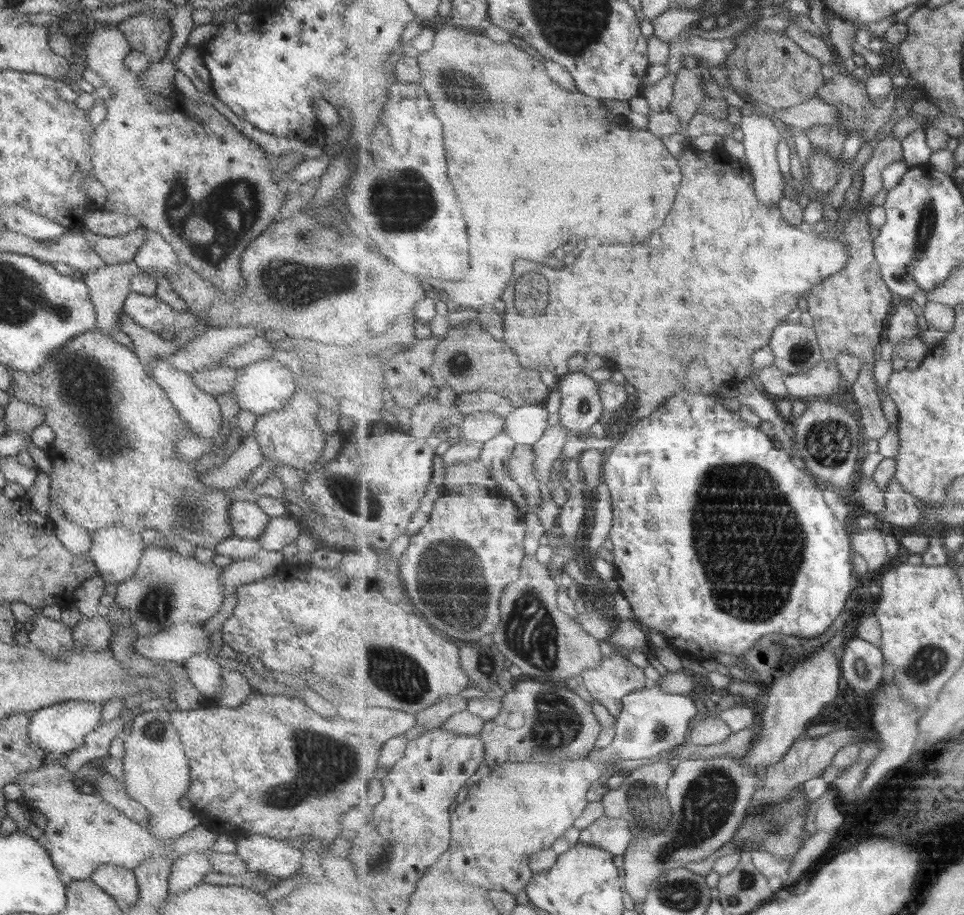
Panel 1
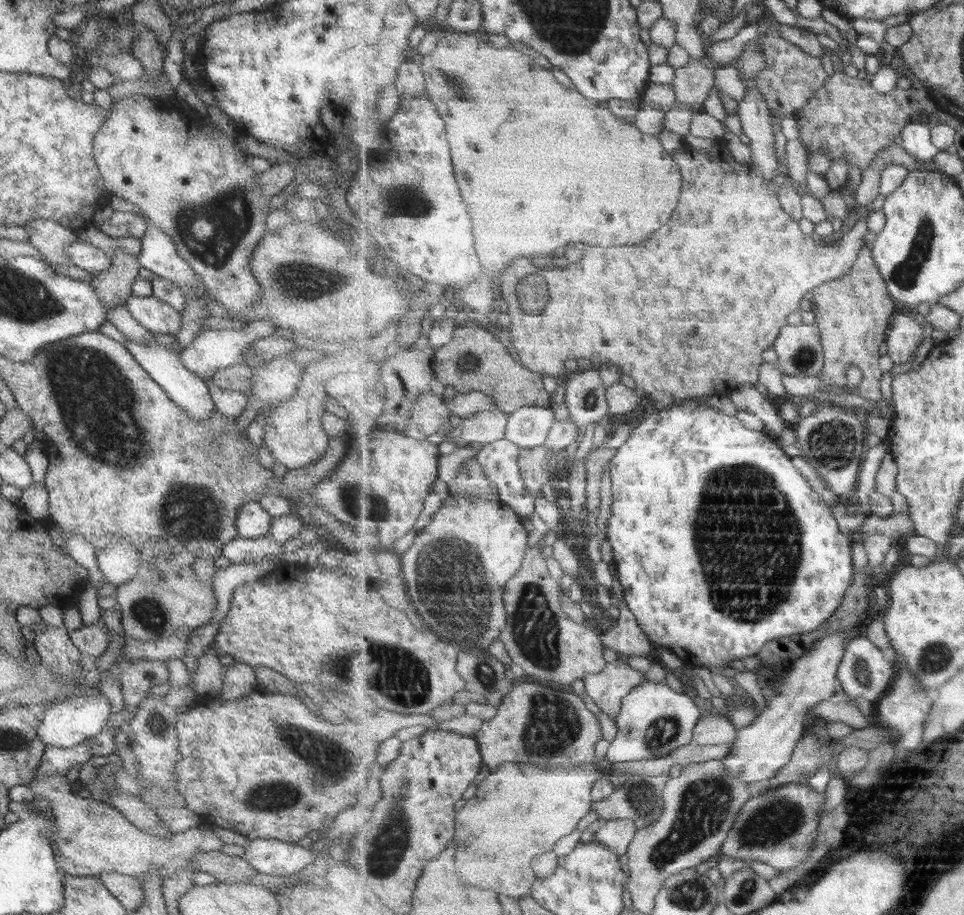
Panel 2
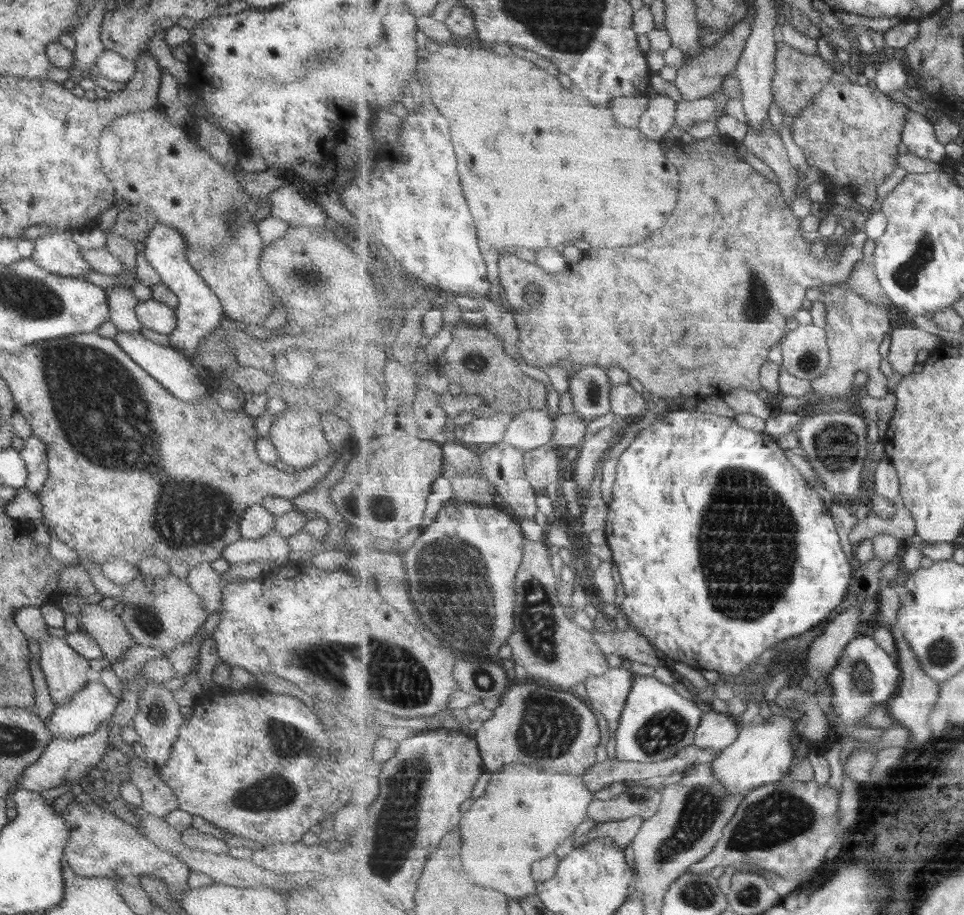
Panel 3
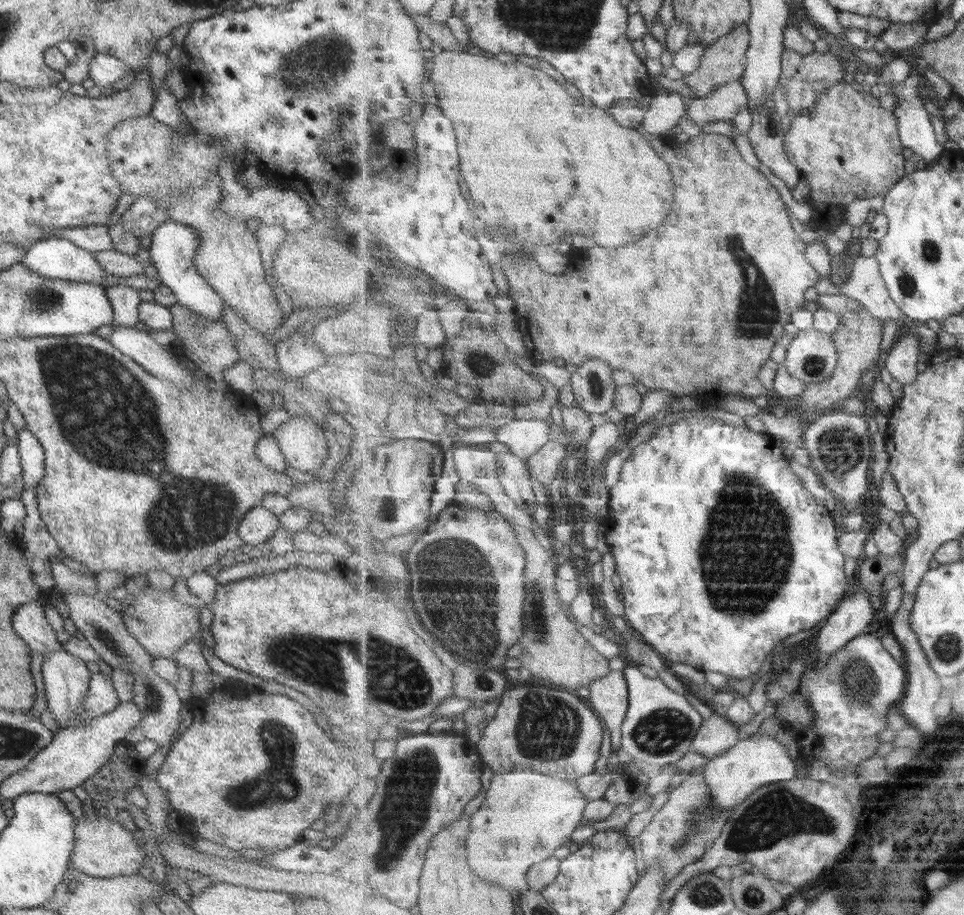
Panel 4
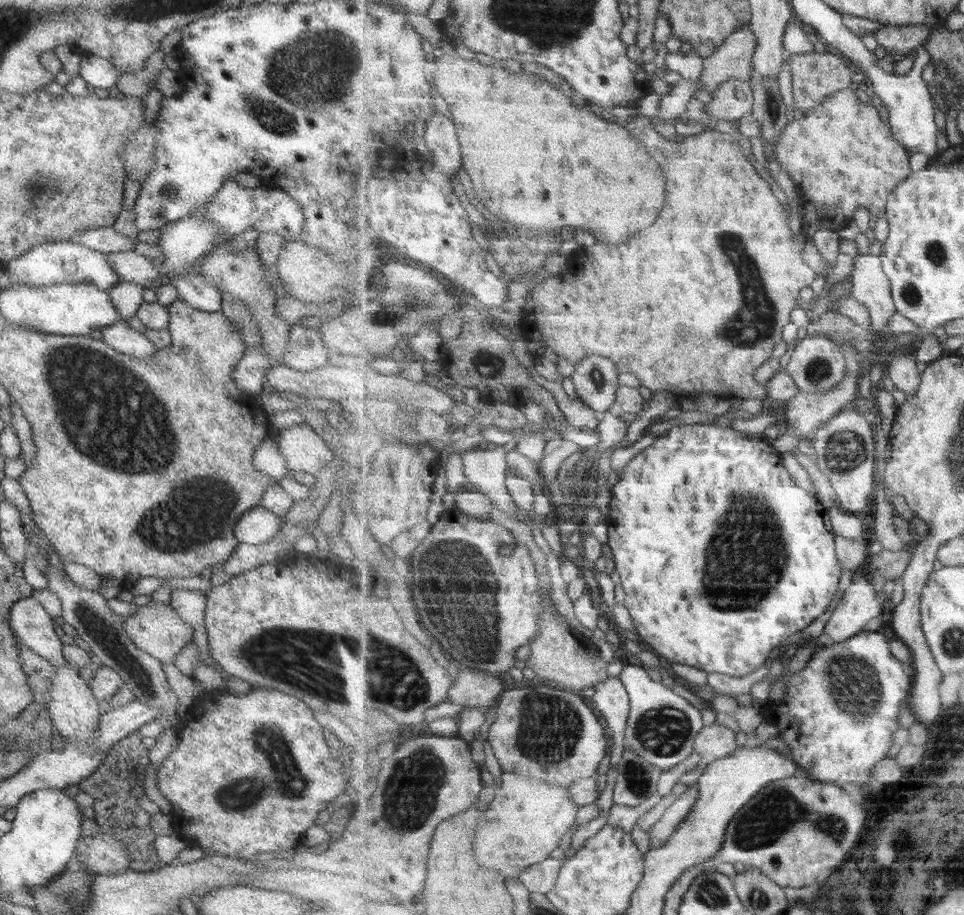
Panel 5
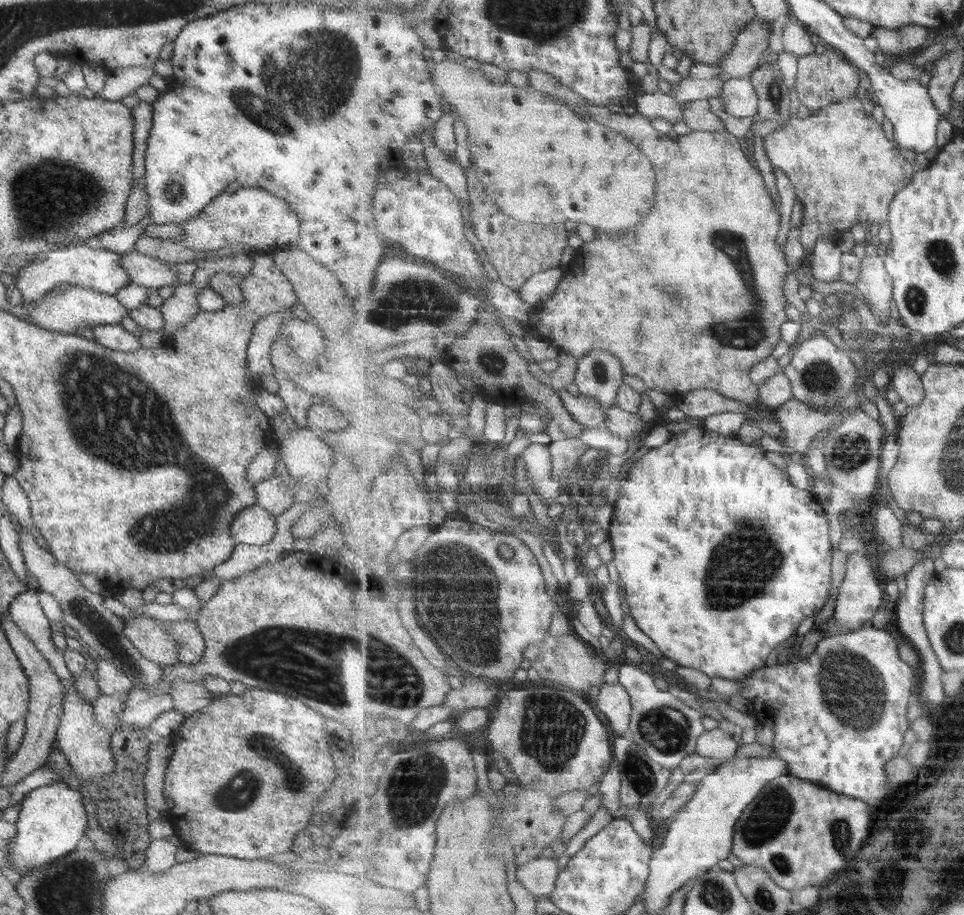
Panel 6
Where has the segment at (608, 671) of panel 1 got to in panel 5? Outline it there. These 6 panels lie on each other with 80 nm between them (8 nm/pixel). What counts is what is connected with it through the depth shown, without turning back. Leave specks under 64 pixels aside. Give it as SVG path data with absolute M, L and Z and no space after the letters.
M608 677L605 682L597 683L592 702L599 715L606 721L607 730L613 743L609 749L609 764L614 767L623 758L626 743L626 729L632 706L630 694L619 677Z

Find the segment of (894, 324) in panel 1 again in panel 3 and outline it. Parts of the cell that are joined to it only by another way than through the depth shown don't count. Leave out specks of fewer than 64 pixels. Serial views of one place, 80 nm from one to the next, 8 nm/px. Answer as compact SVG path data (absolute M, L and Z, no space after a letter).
M912 322L897 326L891 331L891 343L889 348L888 362L892 370L902 375L902 378L920 368L917 364L919 350L928 350L937 353L945 346L943 339L916 328Z

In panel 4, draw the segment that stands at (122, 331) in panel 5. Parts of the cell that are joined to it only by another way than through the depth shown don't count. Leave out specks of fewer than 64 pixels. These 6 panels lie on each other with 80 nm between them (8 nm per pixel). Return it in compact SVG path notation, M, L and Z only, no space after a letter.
M113 326L108 337L115 350L134 360L147 372L167 379L180 389L190 385L188 370L176 361L175 355L149 337L148 332L138 331L135 327Z

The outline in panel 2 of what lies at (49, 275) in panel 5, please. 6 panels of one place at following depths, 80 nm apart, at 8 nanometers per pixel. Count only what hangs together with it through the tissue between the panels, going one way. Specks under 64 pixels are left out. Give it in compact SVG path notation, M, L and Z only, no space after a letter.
M37 218L25 223L23 227L28 229L29 241L39 251L43 263L71 264L64 248L77 241L75 230L60 226L54 221Z

